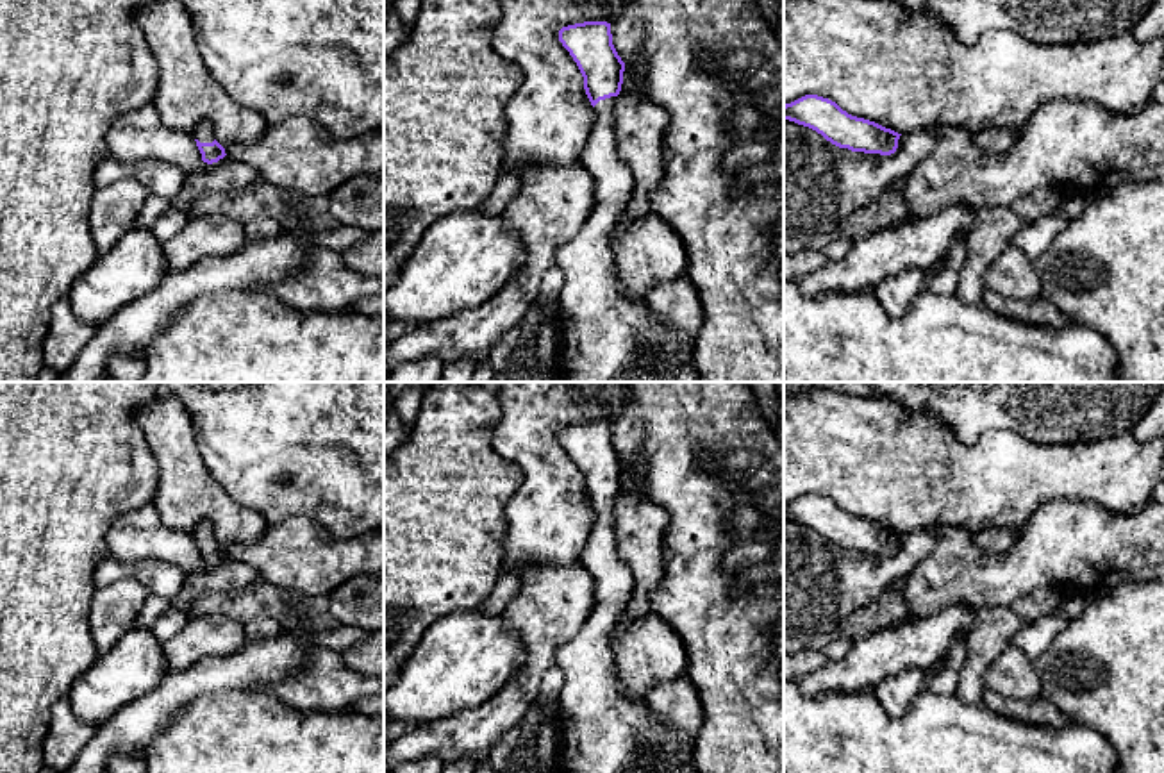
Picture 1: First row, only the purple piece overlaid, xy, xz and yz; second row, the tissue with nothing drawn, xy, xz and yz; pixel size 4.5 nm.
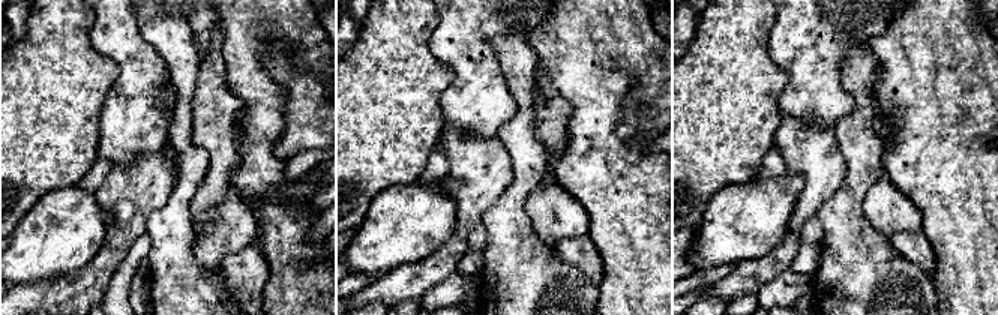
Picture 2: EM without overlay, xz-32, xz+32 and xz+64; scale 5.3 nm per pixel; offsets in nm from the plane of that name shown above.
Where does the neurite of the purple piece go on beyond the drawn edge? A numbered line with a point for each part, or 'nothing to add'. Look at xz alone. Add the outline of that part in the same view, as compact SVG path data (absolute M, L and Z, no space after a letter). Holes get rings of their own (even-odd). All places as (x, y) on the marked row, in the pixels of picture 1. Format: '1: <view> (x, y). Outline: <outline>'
1: xz (604, 336). Outline: M616 96L594 105L594 125L582 145L578 162L594 180L594 205L580 230L555 252L555 262L562 271L562 287L557 300L557 325L561 345L561 382L702 382L691 361L694 336L675 330L653 311L646 300L634 302L621 293L611 236L634 193L634 173L616 154Z

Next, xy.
1: xy (225, 175). Outline: M227 155L212 164L202 162L200 170L186 173L182 189L171 202L171 207L187 212L202 195L241 191L257 180L259 173L252 166L236 162Z

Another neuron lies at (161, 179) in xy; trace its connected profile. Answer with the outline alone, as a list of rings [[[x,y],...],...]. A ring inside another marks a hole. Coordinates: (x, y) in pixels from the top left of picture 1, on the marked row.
[[[112,157],[104,159],[95,170],[96,187],[112,186],[123,179],[139,182],[148,193],[173,202],[184,184],[184,173],[161,161],[139,161],[123,164]]]

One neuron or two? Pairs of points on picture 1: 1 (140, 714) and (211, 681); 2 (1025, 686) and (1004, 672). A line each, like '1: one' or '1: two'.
1: one
2: one

